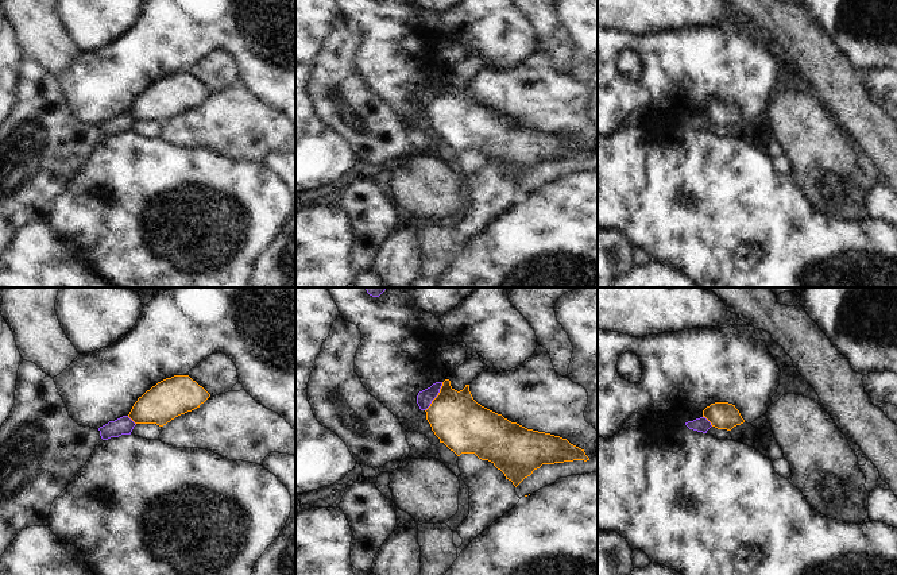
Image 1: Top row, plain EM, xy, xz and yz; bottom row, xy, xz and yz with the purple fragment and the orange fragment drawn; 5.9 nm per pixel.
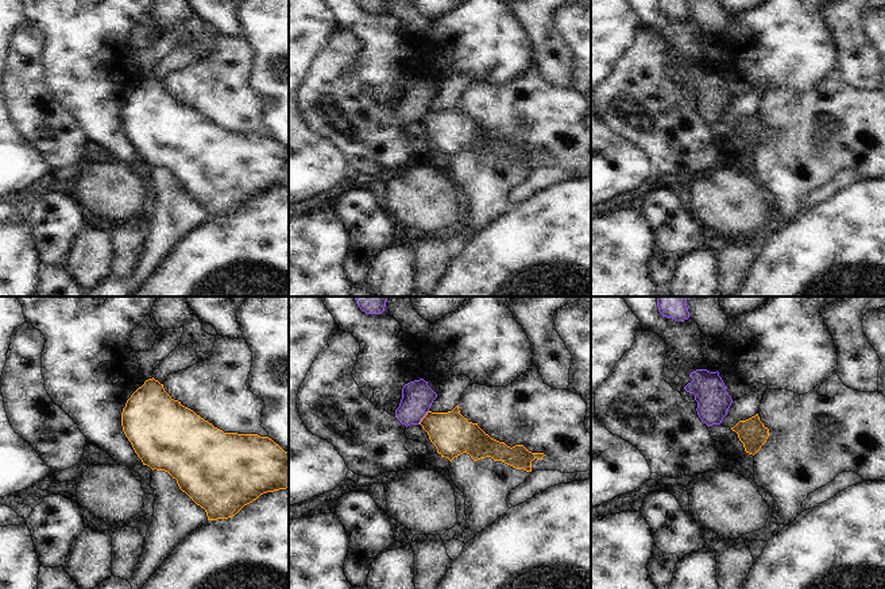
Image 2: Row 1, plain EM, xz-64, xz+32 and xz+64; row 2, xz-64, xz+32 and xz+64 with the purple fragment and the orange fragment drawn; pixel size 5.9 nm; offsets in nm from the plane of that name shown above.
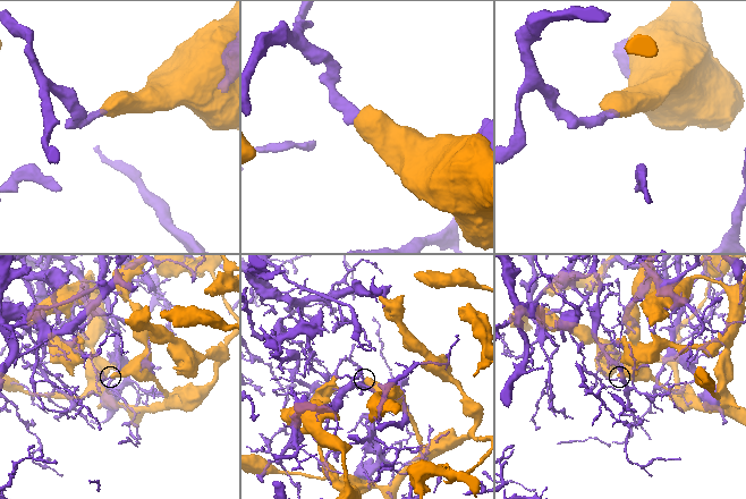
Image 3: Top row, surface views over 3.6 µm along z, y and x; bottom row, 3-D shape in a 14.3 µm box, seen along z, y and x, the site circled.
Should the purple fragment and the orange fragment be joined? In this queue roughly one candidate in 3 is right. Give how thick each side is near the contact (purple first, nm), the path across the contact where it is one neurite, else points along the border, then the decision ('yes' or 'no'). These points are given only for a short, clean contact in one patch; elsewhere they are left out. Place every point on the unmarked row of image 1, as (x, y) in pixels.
90/320 nm | no

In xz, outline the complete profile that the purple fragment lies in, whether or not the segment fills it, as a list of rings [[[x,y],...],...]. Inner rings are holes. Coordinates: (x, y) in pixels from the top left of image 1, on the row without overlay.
[[[436,80],[430,85],[422,88],[417,93],[417,101],[421,108],[426,108],[432,99],[438,93],[442,80]]]

